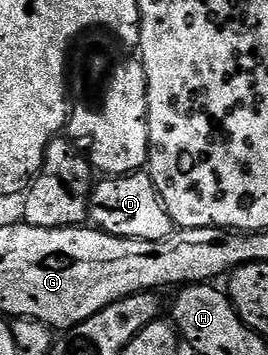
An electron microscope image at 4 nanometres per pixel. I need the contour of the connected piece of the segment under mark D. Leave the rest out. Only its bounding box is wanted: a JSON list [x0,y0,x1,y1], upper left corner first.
[89,171,172,241]

